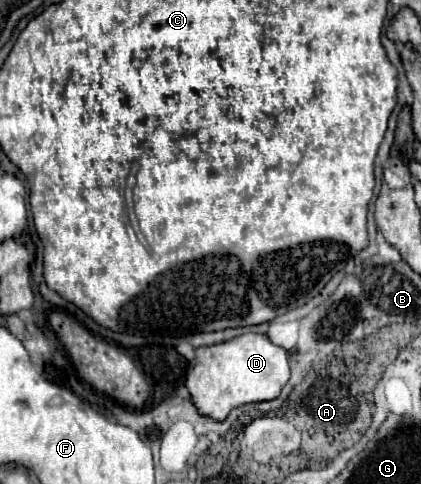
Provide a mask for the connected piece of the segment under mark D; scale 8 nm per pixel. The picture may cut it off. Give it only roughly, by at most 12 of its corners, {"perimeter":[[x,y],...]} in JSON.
{"perimeter":[[262,333],[198,347],[186,387],[202,415],[278,397],[290,357]]}

